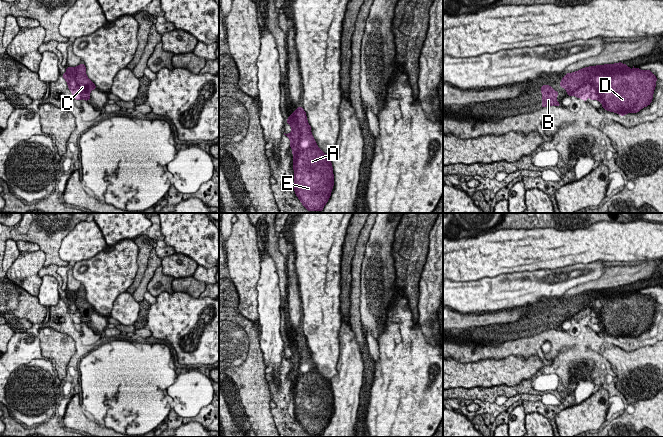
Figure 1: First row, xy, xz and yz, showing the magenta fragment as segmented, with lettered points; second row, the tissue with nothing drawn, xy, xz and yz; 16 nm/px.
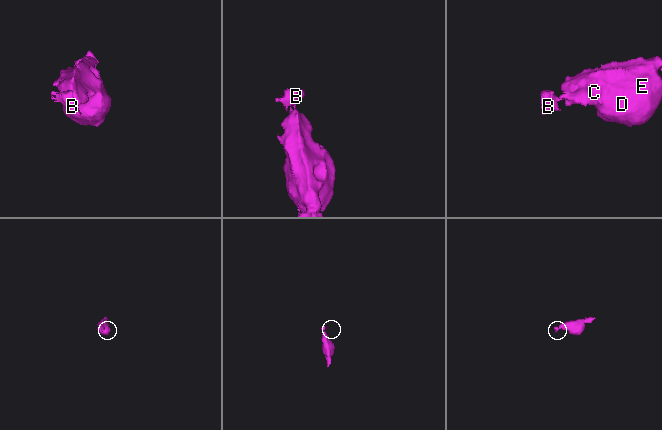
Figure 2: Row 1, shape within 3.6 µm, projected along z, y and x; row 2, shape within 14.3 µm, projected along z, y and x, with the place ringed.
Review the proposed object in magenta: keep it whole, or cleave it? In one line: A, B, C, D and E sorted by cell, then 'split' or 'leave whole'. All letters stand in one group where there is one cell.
A B C D E; leave whole

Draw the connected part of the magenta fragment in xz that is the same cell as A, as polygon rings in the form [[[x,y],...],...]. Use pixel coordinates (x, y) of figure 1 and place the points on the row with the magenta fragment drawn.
[[[299,106],[286,121],[292,128],[289,134],[285,134],[290,139],[290,148],[293,154],[293,170],[294,170],[294,191],[296,196],[299,198],[302,205],[308,211],[322,211],[326,203],[328,202],[331,192],[334,186],[334,174],[333,167],[331,164],[331,157],[326,155],[318,145],[312,136],[311,126],[307,121],[306,112]]]

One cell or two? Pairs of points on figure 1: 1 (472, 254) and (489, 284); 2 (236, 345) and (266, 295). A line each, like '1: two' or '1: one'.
1: two
2: two

